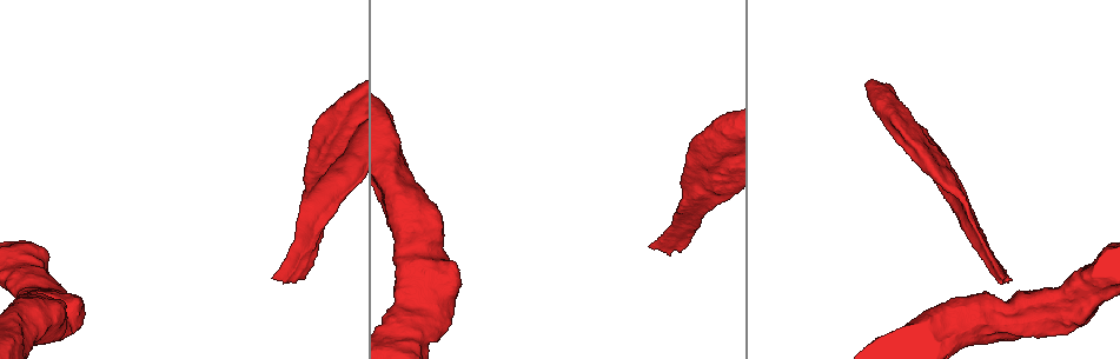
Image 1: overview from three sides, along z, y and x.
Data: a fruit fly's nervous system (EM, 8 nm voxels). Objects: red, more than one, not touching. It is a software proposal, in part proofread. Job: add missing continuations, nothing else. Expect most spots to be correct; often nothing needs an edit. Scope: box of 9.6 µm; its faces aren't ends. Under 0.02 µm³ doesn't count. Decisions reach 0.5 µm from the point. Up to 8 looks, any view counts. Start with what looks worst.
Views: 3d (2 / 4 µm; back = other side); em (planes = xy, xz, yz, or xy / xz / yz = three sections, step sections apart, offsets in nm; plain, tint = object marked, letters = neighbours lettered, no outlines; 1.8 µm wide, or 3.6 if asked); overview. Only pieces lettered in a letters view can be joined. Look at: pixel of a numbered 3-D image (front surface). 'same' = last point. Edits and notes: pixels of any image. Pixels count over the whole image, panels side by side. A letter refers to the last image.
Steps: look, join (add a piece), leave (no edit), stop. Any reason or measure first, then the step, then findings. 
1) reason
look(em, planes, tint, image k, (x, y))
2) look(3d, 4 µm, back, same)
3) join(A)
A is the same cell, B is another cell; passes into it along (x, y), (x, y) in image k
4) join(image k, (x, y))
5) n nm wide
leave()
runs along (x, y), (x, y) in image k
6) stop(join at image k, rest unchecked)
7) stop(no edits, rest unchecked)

an open end
look(em, xz, step 4, letters, image 1, (650, 246))

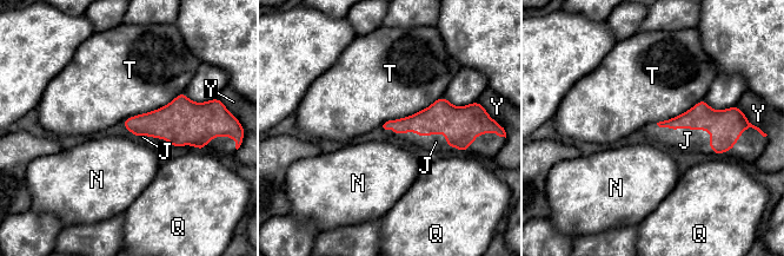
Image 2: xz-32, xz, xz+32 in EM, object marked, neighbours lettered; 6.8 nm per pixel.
cut it another way
look(em, yz, step 4, letters, same)

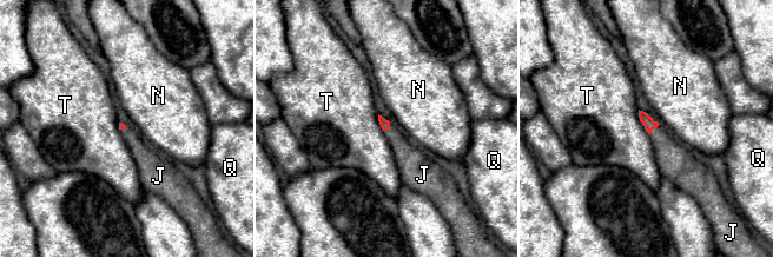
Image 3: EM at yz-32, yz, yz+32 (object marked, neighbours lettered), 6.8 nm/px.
join(J)
J is the same cell, N, Q and T are other cells; passes into it along (648, 123), (653, 128), (673, 157) in image 3; the neuron continues

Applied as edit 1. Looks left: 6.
see it whole again
look(overview)

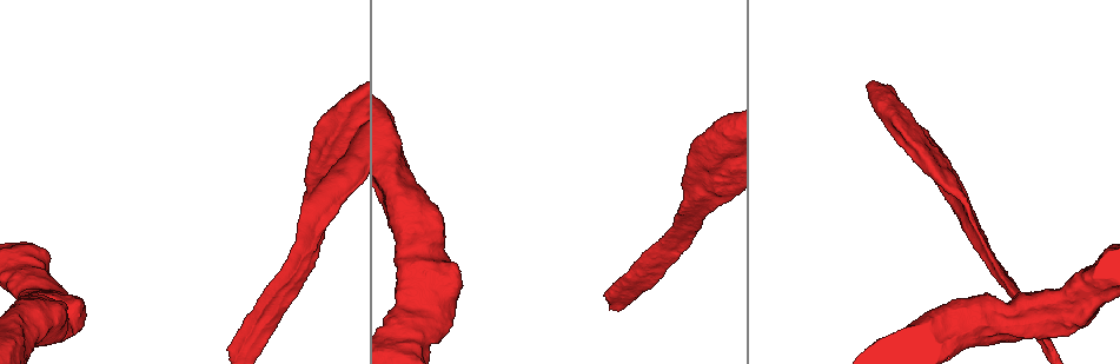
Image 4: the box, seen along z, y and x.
closes a loop
look(em, planes, plain, image 4, (323, 218))

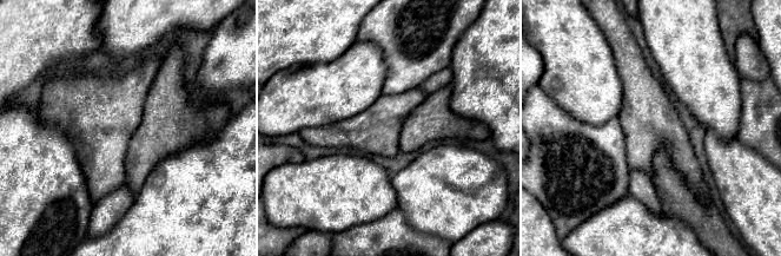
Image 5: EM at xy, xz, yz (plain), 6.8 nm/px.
see the neighbours
look(em, planes, letters, same)

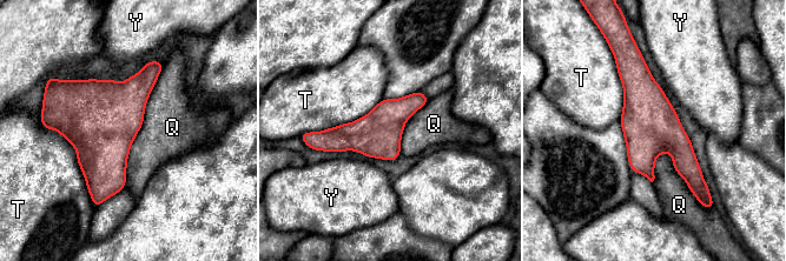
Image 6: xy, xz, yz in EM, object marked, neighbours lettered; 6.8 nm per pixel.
leave()
Q, T and Y are other cells; border along (164, 65), (131, 146), (124, 187) in image 6; no lettered piece goes on from it

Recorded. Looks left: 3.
an open end
look(em, 3.6 µm, planes, plain, image 4, (347, 100))

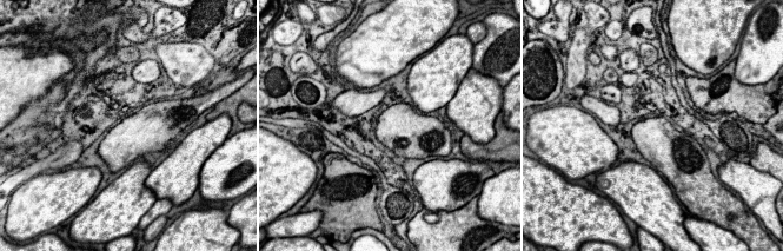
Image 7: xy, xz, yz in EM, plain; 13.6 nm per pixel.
look(em, 3.6 µm, planes, letters, same)

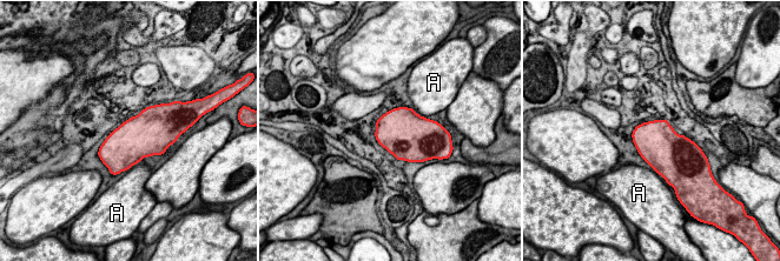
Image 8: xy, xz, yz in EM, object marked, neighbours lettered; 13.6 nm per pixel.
leave()
A is another cell; border along (140, 161), (133, 166) in image 8; none of them fits

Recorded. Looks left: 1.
stop(join at image 3, rest unchecked)

